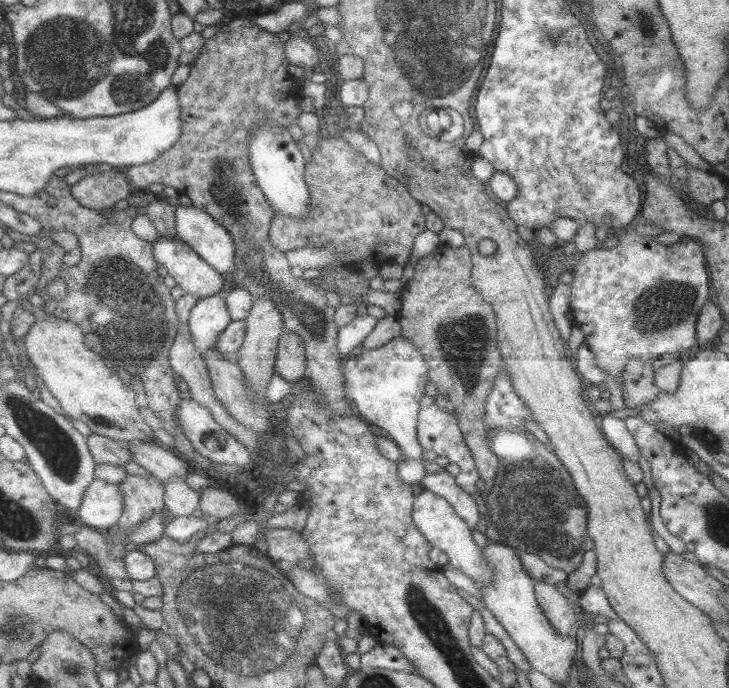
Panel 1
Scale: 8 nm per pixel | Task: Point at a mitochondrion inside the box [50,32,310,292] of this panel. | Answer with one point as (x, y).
(225, 186)

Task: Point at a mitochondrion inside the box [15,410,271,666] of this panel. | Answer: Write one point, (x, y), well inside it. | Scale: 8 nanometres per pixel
(99, 421)

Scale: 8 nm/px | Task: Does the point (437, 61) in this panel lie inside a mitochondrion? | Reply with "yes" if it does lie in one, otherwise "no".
yes

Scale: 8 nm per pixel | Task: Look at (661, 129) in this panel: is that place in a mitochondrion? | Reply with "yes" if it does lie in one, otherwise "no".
no

